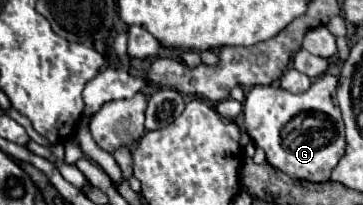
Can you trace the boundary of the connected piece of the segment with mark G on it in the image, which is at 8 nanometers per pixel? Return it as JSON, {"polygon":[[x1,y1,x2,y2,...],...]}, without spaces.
{"polygon":[[321,75,305,93,293,95,277,85,253,87,243,103,243,129,261,147,267,161,289,177,325,183,345,153,345,127,339,107,333,103,337,77]]}

